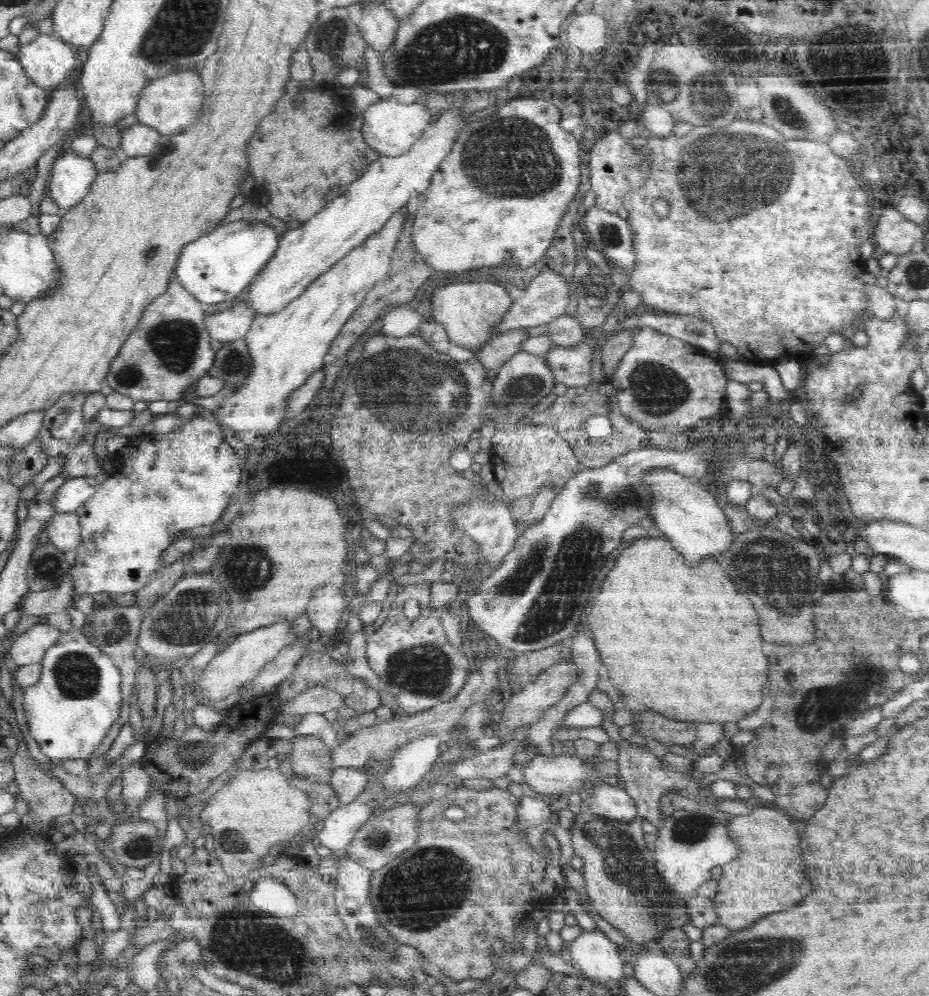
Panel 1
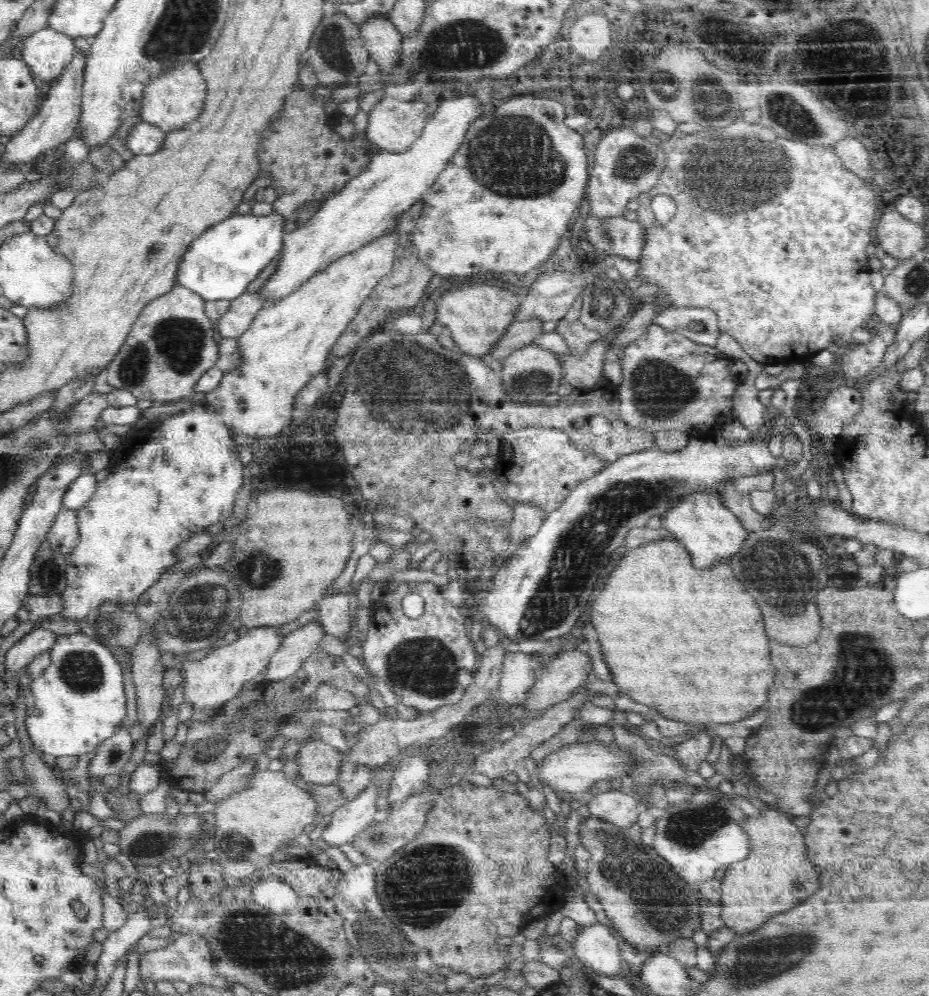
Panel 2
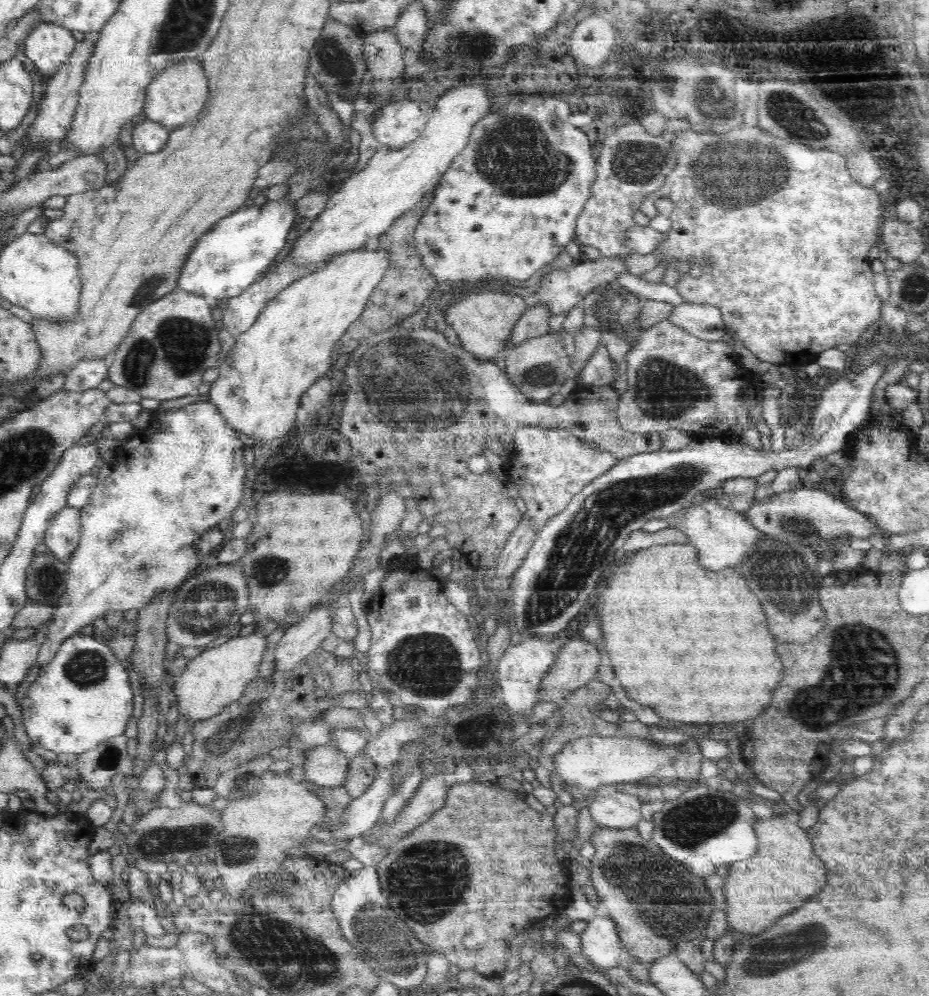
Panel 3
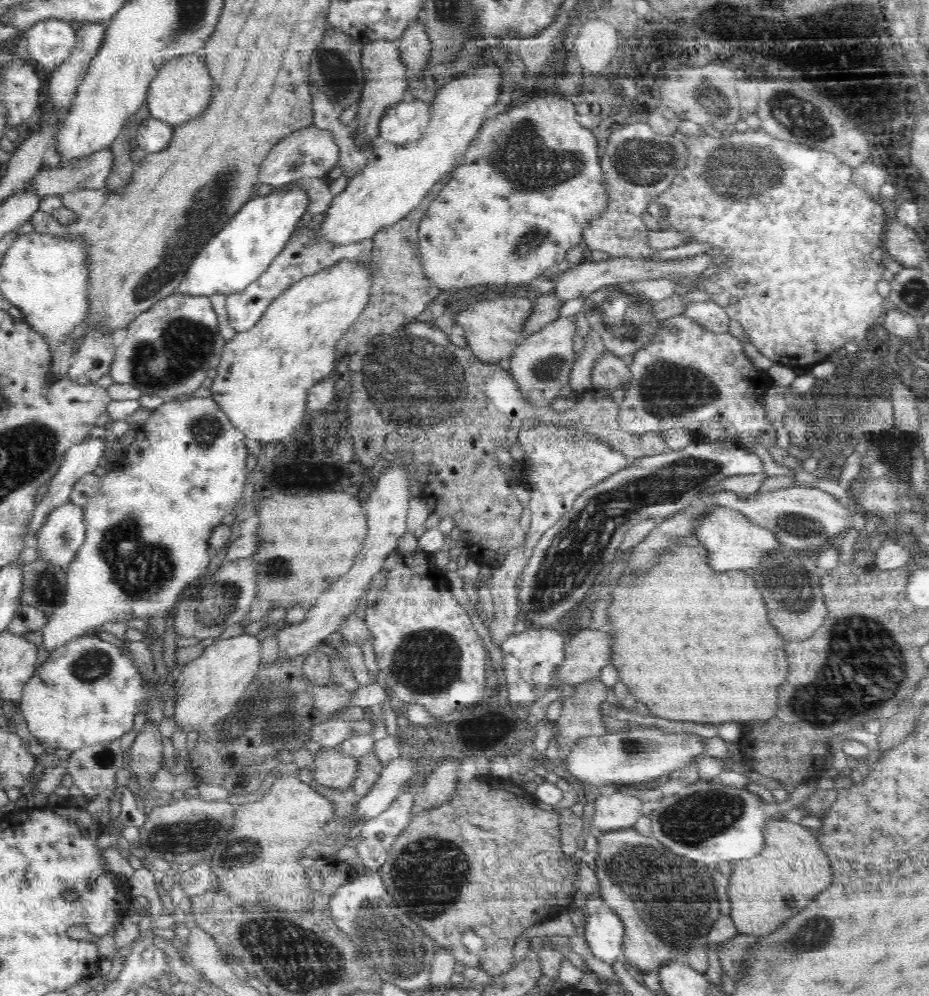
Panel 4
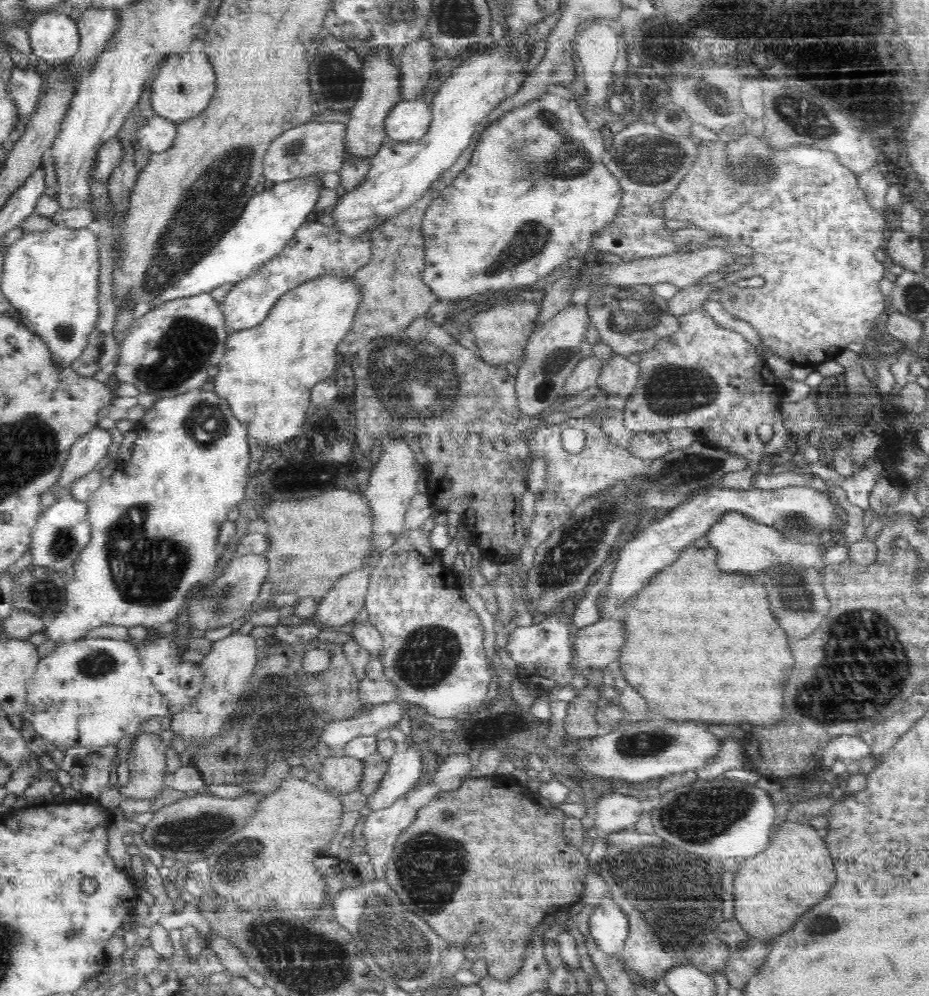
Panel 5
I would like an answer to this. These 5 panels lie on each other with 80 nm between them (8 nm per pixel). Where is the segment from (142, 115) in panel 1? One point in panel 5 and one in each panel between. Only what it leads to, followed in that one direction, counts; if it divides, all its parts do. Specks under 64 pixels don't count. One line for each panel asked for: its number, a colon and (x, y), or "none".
2: (176, 98)
3: (177, 95)
4: (182, 89)
5: (185, 84)

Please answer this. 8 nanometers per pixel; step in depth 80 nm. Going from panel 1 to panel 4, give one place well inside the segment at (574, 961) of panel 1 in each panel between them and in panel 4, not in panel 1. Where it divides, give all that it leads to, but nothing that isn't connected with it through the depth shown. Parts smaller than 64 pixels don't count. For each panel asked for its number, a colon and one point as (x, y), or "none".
2: (595, 946)
3: (600, 943)
4: (604, 932)

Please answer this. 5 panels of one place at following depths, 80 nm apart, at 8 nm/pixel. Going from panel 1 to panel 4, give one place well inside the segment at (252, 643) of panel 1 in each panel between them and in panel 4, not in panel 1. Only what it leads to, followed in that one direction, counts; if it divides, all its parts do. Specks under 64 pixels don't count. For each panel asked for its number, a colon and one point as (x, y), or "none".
2: (217, 678)
3: (212, 680)
4: (208, 688)

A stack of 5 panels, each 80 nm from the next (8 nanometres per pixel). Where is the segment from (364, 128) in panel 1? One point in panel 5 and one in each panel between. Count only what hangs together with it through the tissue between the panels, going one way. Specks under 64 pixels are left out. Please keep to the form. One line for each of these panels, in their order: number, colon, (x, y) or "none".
2: (393, 125)
3: (397, 123)
4: (405, 121)
5: (408, 121)

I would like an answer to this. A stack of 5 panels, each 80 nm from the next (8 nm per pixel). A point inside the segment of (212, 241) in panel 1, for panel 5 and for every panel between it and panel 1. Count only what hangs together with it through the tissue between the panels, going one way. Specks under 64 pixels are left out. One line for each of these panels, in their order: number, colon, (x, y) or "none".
2: (219, 265)
3: (231, 257)
4: (257, 233)
5: (268, 222)

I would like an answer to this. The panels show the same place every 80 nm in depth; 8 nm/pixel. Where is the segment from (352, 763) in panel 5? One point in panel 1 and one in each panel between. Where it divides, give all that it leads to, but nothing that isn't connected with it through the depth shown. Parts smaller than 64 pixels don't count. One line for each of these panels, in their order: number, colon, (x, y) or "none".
1: (310, 757)
2: (319, 763)
3: (325, 765)
4: (332, 768)

